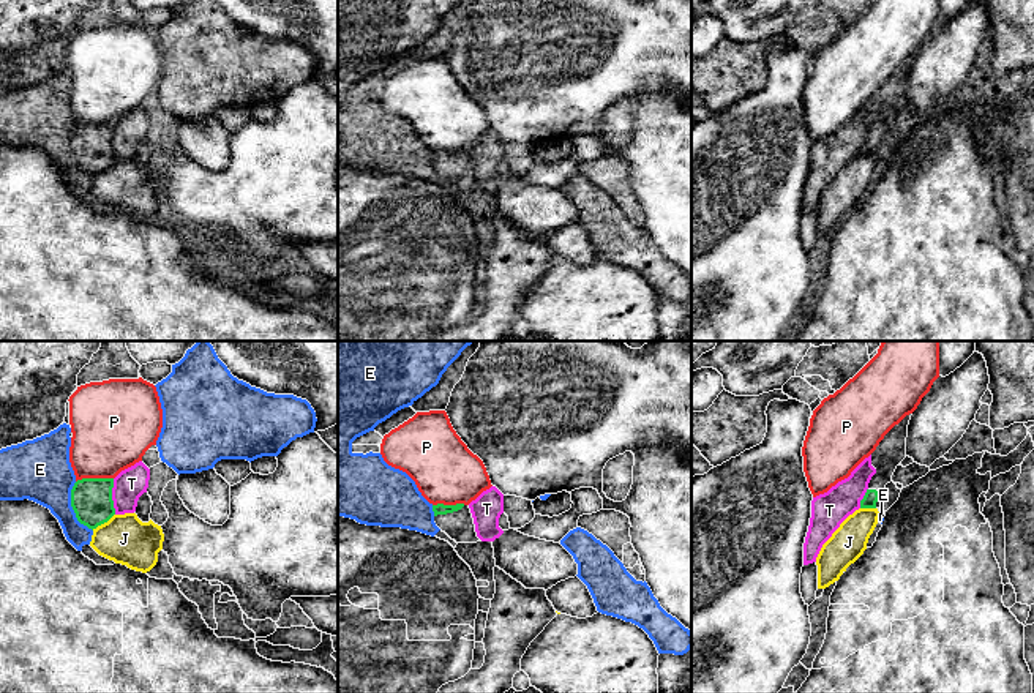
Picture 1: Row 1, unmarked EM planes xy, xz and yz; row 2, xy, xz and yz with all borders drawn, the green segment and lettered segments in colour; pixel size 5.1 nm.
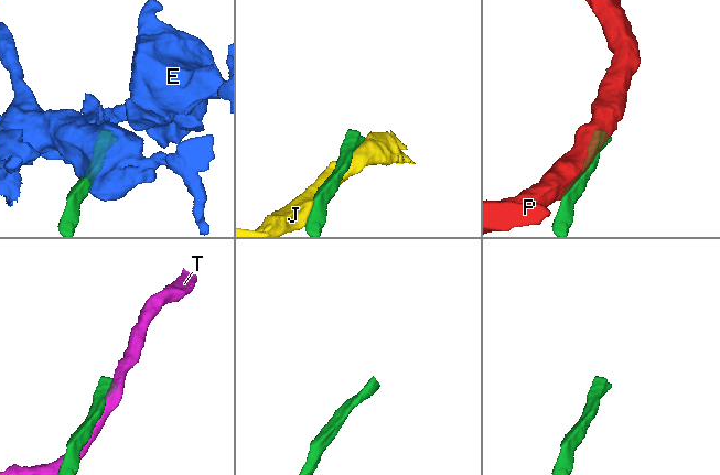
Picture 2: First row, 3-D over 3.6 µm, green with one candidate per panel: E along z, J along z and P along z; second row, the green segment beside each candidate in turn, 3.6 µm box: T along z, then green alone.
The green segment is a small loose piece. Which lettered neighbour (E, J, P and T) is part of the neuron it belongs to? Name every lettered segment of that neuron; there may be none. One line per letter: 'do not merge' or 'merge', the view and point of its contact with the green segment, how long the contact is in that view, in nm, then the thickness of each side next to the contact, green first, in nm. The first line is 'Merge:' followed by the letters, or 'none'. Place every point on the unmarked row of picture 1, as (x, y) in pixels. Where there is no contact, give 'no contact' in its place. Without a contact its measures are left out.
Merge: none
E: do not merge; contact xy (73, 155); length 280 nm; calibres 200 and 300 nm
J: do not merge; contact xy (103, 169); length 150 nm; calibres 200 and 240 nm
P: do not merge; contact xy (93, 125); length 190 nm; calibres 200 and 400 nm
T: do not merge; contact xy (111, 142); length 180 nm; calibres 200 and 160 nm

